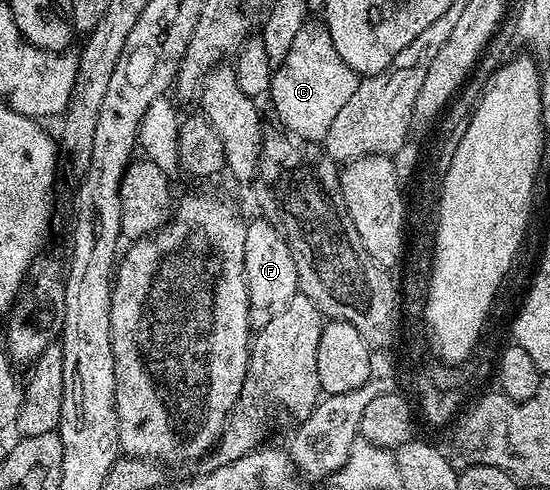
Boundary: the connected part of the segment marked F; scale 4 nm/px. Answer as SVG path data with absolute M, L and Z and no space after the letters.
M257 216L257 219L248 221L243 247L243 276L249 294L250 322L257 330L263 328L274 315L281 314L289 298L298 291L296 267L288 244L279 229L266 217Z

